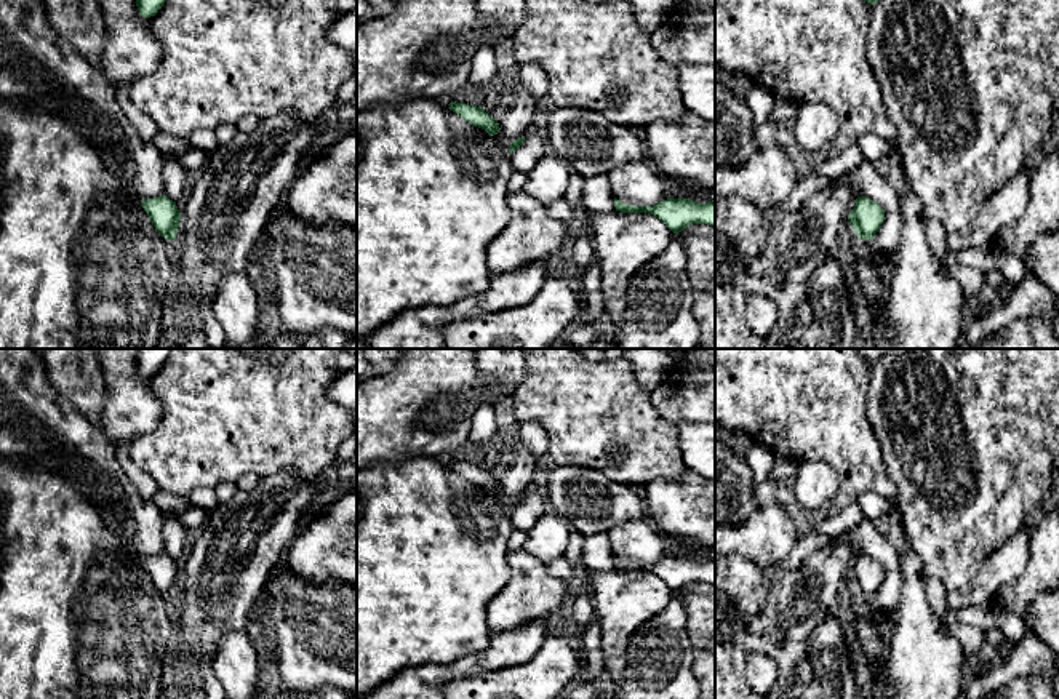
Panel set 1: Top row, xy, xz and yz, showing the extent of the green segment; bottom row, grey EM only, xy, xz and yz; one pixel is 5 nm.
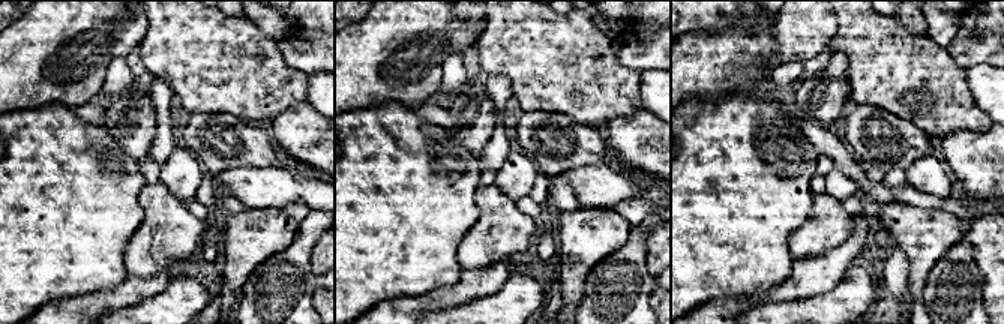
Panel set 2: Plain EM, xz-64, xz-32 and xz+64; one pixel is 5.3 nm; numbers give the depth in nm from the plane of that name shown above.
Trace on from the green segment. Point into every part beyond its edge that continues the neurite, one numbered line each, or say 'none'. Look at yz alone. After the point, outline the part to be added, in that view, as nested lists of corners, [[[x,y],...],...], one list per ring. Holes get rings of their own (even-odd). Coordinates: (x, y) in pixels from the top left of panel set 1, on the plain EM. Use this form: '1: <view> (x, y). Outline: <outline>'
none

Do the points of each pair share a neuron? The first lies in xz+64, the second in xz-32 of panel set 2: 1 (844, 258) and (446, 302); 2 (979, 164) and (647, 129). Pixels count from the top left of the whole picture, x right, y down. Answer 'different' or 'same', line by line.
1: same
2: same

